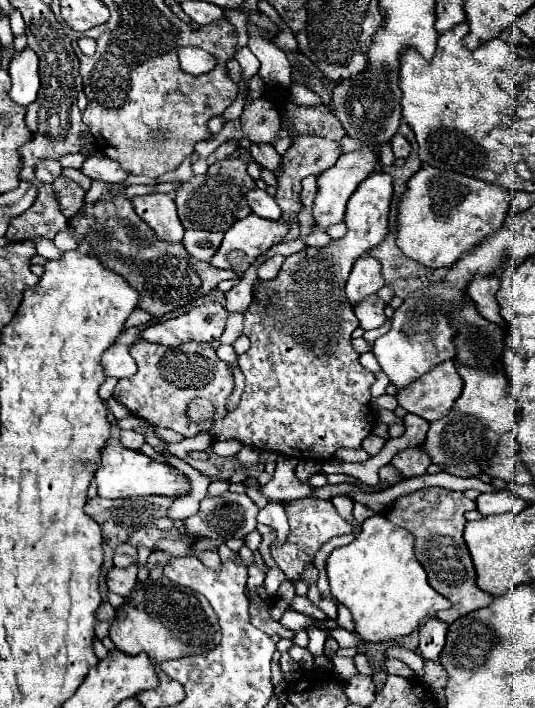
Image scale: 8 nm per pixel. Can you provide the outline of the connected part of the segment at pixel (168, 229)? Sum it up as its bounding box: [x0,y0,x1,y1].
[132,193,184,243]

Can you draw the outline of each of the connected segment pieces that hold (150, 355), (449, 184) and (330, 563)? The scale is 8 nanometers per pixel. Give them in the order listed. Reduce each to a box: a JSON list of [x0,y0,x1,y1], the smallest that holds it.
[[114,339,234,437],[398,167,512,267],[326,515,450,641]]

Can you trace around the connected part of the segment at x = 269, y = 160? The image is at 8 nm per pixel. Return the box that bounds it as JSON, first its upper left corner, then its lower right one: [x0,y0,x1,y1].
[250,143,282,177]

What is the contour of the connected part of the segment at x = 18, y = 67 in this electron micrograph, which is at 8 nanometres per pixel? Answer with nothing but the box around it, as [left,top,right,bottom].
[8,47,40,107]

